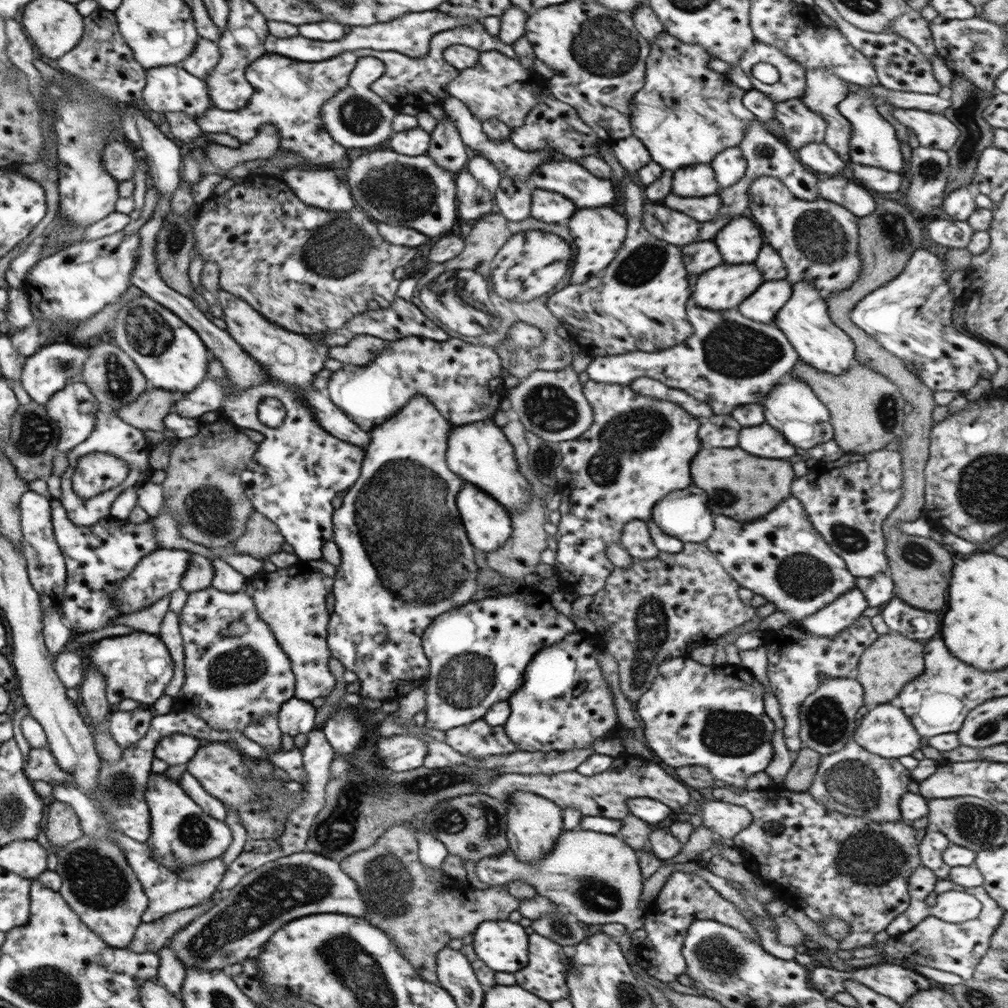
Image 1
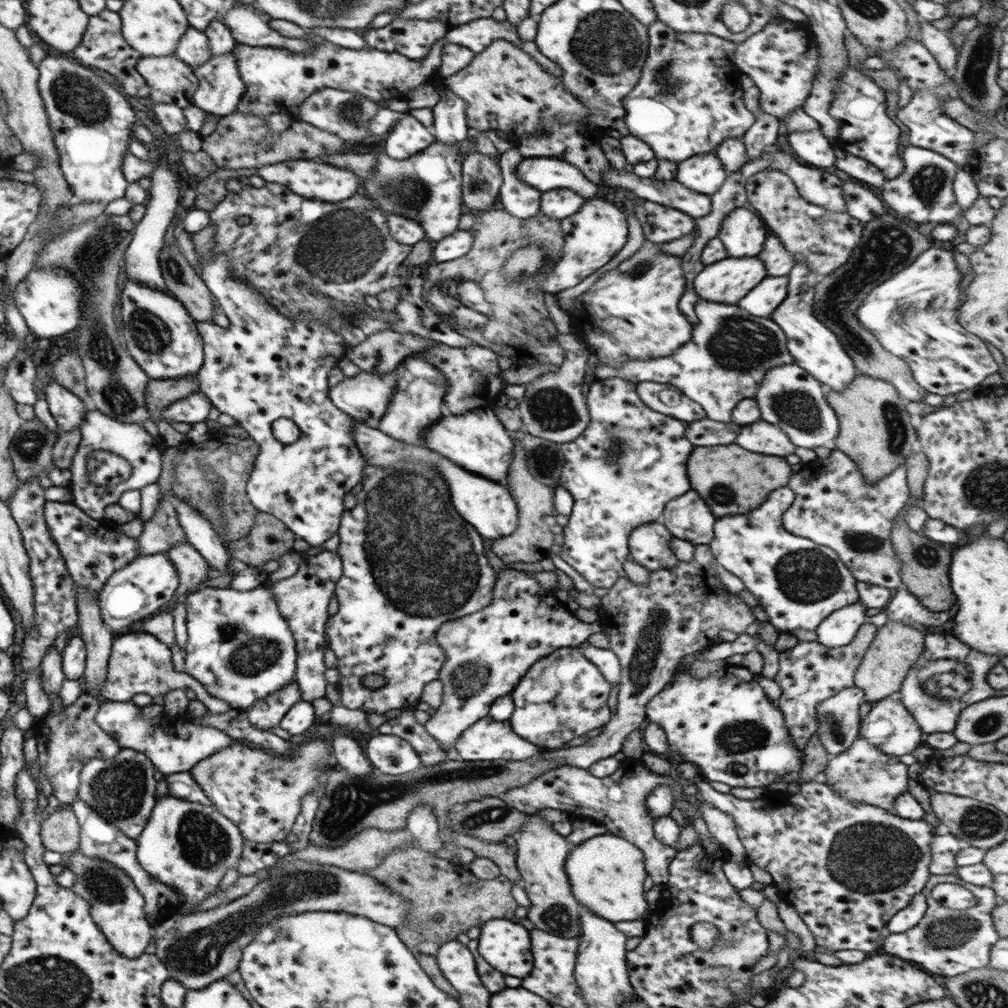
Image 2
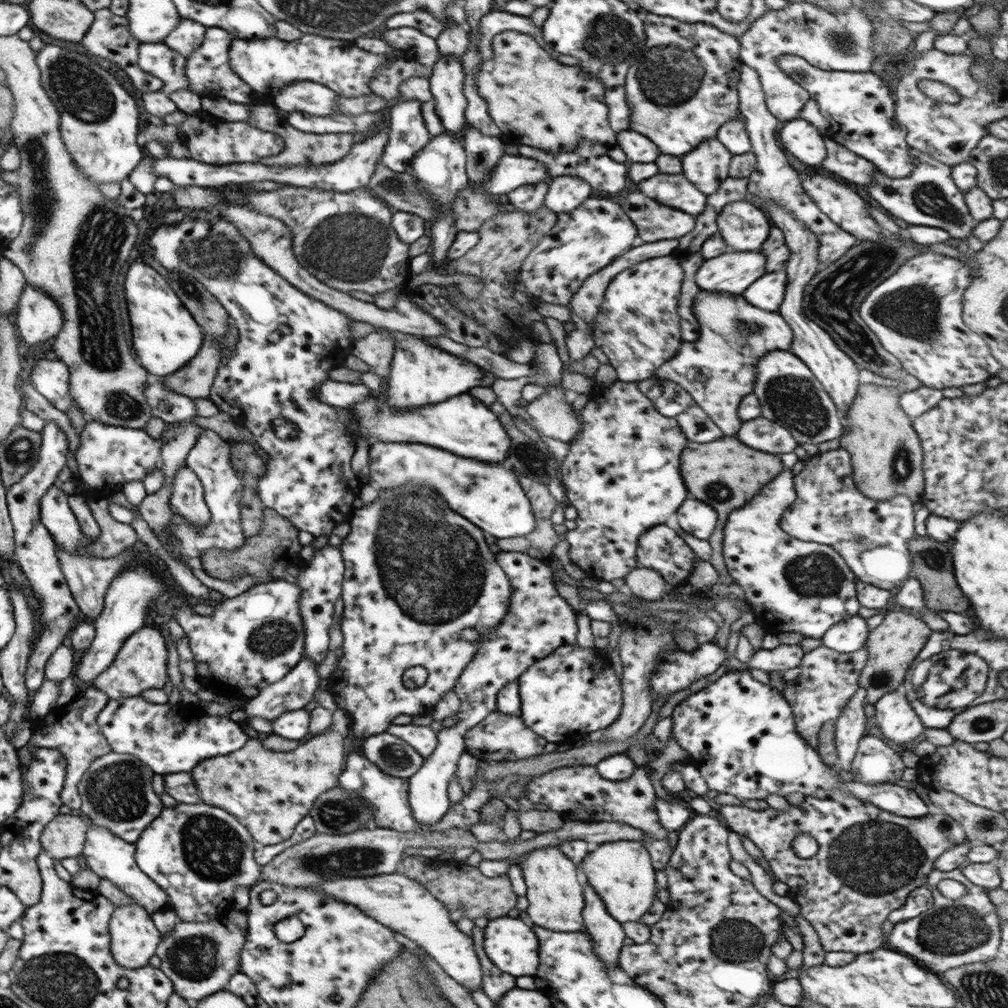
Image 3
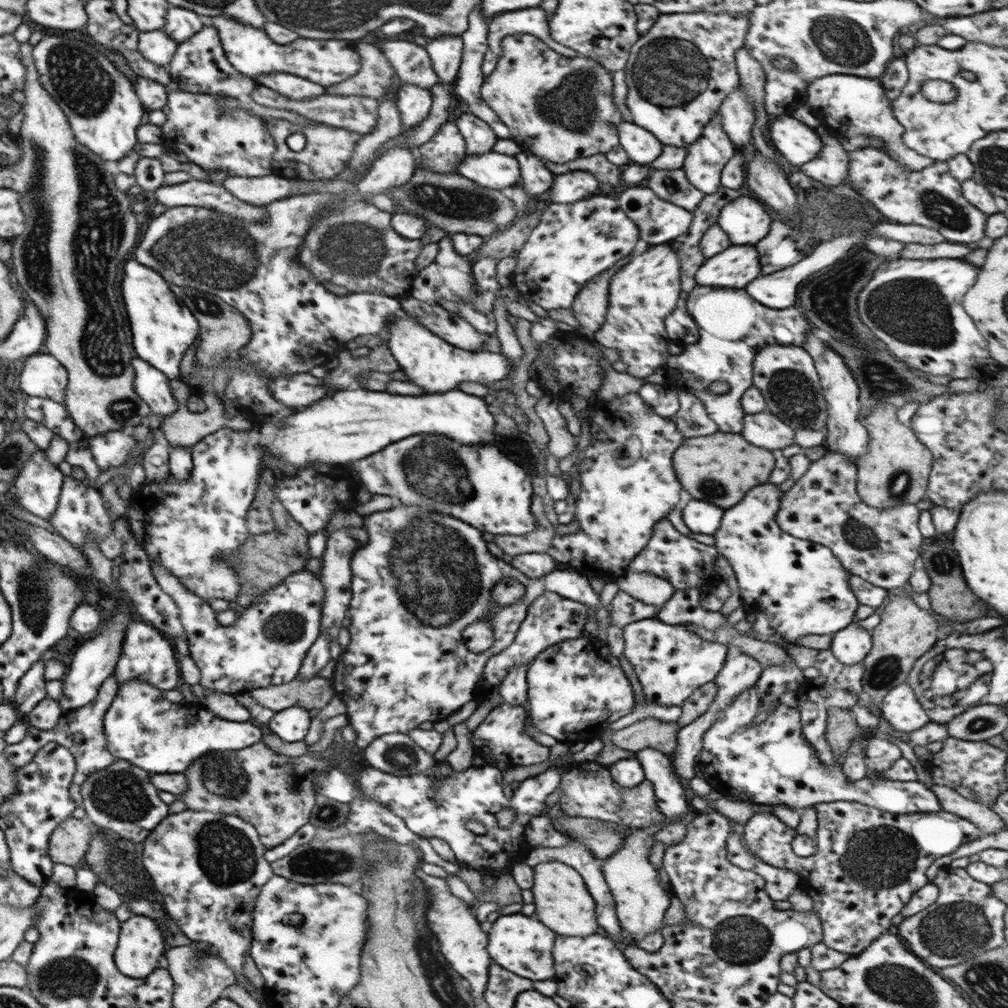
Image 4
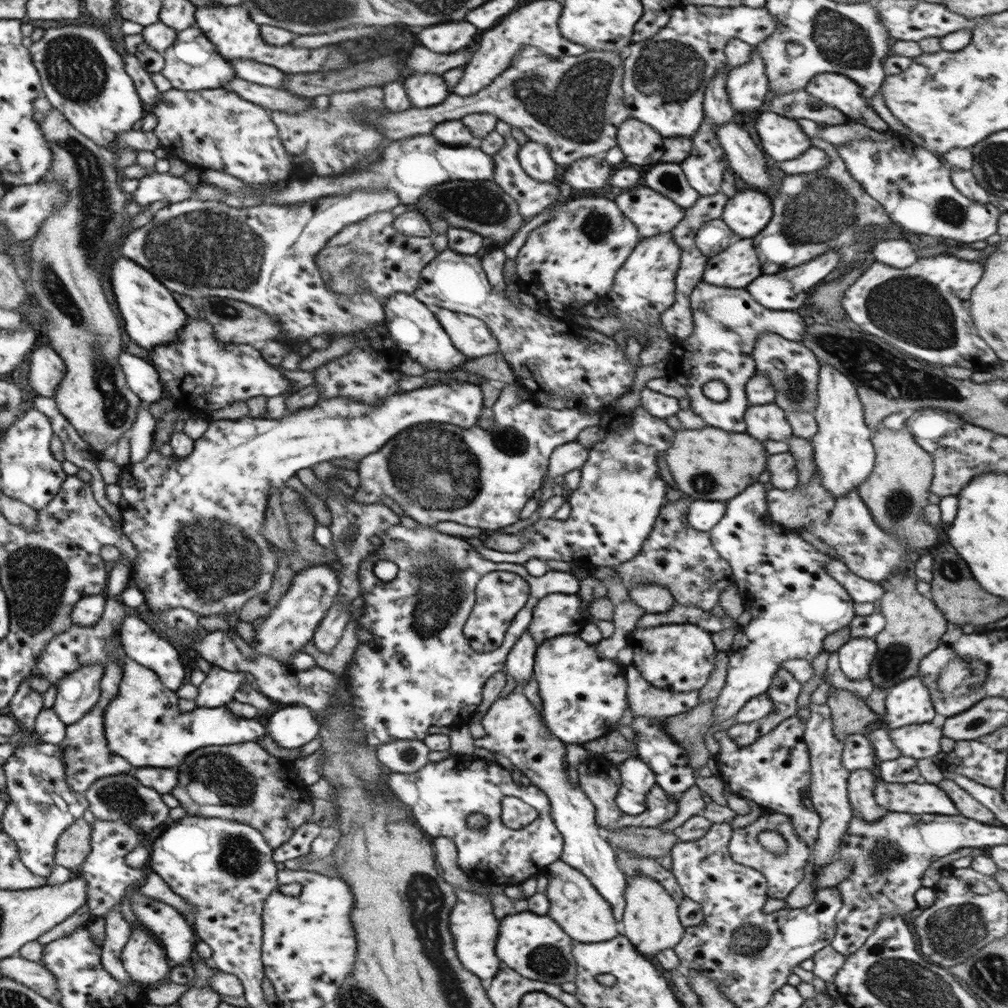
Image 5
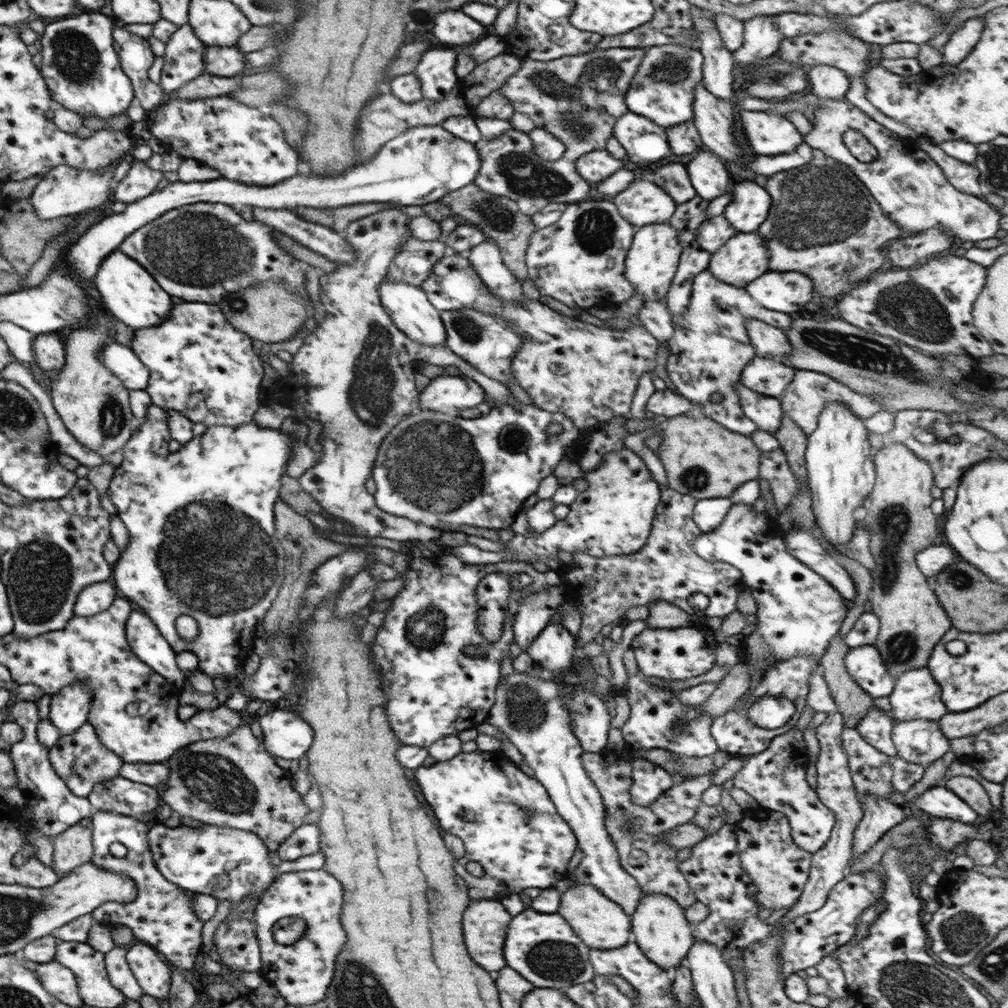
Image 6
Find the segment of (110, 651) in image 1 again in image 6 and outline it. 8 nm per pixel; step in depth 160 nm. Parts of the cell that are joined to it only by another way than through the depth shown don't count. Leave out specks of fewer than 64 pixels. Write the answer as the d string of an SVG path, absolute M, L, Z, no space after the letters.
M141 610L131 611L125 621L124 633L132 653L178 690L185 675L177 668L176 652L171 650L149 617Z

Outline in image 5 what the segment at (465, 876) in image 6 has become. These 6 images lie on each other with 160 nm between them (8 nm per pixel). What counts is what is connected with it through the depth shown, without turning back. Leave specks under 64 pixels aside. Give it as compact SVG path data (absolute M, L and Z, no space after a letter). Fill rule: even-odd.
M453 754L440 762L427 762L415 773L387 774L385 786L389 786L389 792L401 804L407 806L415 824L429 838L444 837L450 839L456 848L456 865L469 879L479 881L487 887L498 889L505 884L507 886L520 884L527 878L536 878L537 875L543 874L547 866L557 861L562 853L563 838L550 818L550 804L545 793L531 783L527 786L513 783L510 772L495 762L487 764L471 755ZM504 796L514 796L521 799L521 802L532 806L537 811L537 816L527 826L523 826L519 830L511 830L507 826L503 826L500 821L500 802ZM469 812L483 814L487 819L487 825L481 829L468 829L465 825L465 817Z

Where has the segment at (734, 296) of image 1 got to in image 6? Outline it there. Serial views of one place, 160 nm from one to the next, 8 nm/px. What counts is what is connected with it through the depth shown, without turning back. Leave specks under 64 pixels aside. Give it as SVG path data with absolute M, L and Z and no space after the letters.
M756 232L736 233L710 254L707 270L718 282L743 288L768 270L769 251Z

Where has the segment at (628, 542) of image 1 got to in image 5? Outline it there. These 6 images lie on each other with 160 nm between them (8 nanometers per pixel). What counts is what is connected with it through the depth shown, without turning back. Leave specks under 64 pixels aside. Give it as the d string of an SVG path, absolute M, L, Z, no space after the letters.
M681 498L673 504L660 508L649 536L641 545L641 550L627 562L614 566L614 577L622 580L626 591L633 585L649 583L664 586L670 591L674 602L682 605L695 605L711 612L718 605L719 593L734 584L735 579L728 562L714 550L707 532L695 530L681 523L682 514L687 510L687 500Z

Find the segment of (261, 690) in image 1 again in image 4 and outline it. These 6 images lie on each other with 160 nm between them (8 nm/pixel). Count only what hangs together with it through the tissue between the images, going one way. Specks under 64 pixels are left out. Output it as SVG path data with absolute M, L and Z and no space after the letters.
M149 561L151 574L156 585L170 596L177 607L178 617L186 634L188 655L200 670L199 685L208 691L234 696L244 691L265 688L267 685L277 686L295 678L307 649L320 633L319 619L324 586L317 576L304 569L290 574L279 584L276 584L273 589L261 593L257 602L253 601L249 606L236 609L237 619L233 624L222 626L213 617L207 602L202 601L198 596L190 593L181 583L178 583L165 570L164 566Z

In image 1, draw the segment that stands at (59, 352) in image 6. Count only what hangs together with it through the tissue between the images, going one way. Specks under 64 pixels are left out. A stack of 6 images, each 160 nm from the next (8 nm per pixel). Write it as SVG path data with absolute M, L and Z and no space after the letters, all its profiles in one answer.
M74 379L61 390L54 392L47 400L45 408L48 418L54 420L60 430L55 450L55 454L57 454L66 453L89 436L89 433L94 429L95 413L101 409L101 406L89 388L85 386L85 383L79 379Z

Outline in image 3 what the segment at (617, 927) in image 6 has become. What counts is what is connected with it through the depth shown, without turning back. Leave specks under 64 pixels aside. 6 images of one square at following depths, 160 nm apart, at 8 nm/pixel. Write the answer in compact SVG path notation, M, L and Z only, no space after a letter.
M541 847L530 850L517 864L526 886L527 908L524 910L532 924L553 932L571 933L583 931L581 909L584 905L583 886L573 864L559 849Z

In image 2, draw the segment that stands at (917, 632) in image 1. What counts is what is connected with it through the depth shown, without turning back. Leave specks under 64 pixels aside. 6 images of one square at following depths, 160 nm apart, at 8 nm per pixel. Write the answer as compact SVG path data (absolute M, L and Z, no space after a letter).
M902 586L897 588L893 597L883 607L883 612L888 616L888 619L901 622L907 626L915 626L915 628L941 626L954 615L949 610L941 612L927 610Z

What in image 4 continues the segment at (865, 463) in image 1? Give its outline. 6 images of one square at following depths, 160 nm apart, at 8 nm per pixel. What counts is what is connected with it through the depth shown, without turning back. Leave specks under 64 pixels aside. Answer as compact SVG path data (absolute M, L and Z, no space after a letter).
M827 450L821 458L810 462L807 470L797 480L795 480L789 490L781 494L781 501L777 512L775 513L774 521L783 532L790 534L795 538L826 546L830 552L833 553L833 556L837 557L841 566L843 566L849 574L862 578L863 580L869 582L869 584L879 588L884 588L889 592L891 589L897 587L905 587L908 582L909 575L914 571L913 564L915 564L915 558L917 558L919 554L919 546L923 544L923 536L921 536L917 526L919 513L920 510L915 507L915 504L900 504L892 506L891 508L882 509L867 506L858 498L858 495L856 494L856 466L843 453L831 452Z

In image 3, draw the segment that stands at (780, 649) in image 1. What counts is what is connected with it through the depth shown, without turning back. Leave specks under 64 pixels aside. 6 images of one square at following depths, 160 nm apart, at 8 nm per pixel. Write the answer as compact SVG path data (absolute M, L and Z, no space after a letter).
M819 645L803 653L799 661L799 674L792 680L784 681L782 698L793 712L795 731L811 747L817 746L817 736L822 725L834 721L841 708L853 698L857 690L860 670L866 661L866 650L858 648L850 653L840 653L826 646Z

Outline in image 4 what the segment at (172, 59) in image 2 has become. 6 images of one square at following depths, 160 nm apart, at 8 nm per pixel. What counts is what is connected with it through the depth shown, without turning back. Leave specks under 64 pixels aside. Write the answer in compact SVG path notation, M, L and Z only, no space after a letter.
M162 29L149 32L138 31L139 54L157 66L167 66L177 45Z

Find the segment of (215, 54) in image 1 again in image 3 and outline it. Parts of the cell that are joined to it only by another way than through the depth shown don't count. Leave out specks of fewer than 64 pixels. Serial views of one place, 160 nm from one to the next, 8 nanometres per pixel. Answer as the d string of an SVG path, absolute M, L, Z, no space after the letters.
M179 18L179 23L169 31L163 42L183 57L188 57L201 44L205 27L190 19Z

